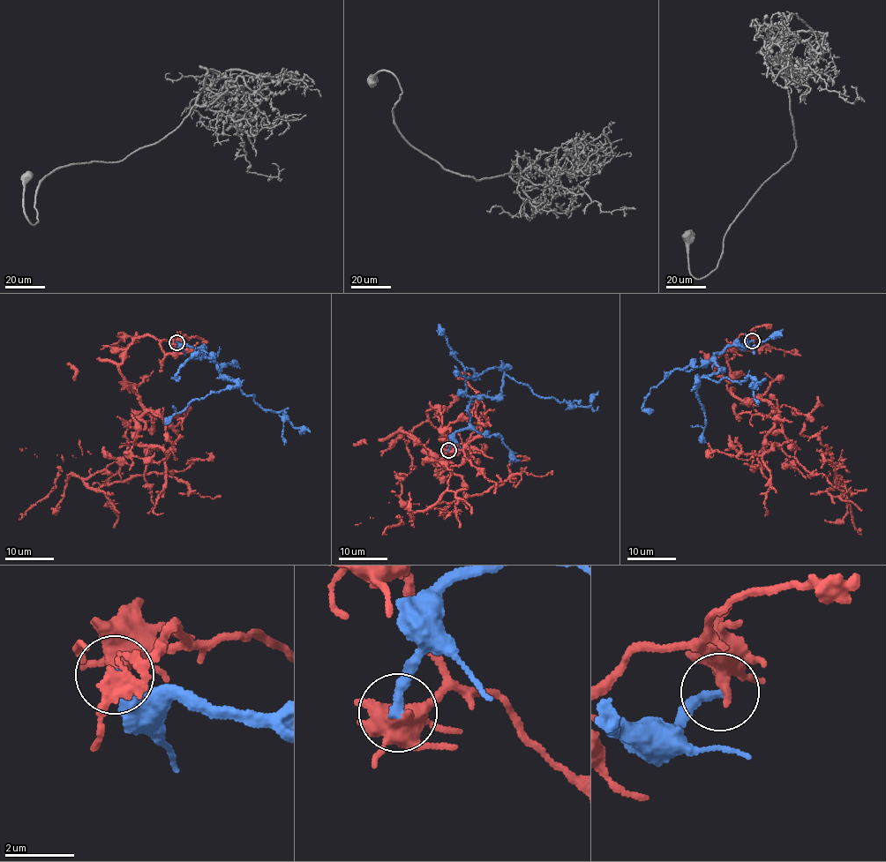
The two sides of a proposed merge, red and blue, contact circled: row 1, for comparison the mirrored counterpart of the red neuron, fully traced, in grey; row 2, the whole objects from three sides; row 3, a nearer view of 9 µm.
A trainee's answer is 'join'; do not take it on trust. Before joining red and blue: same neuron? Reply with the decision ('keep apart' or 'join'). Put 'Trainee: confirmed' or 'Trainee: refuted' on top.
Trainee: refuted
keep apart

